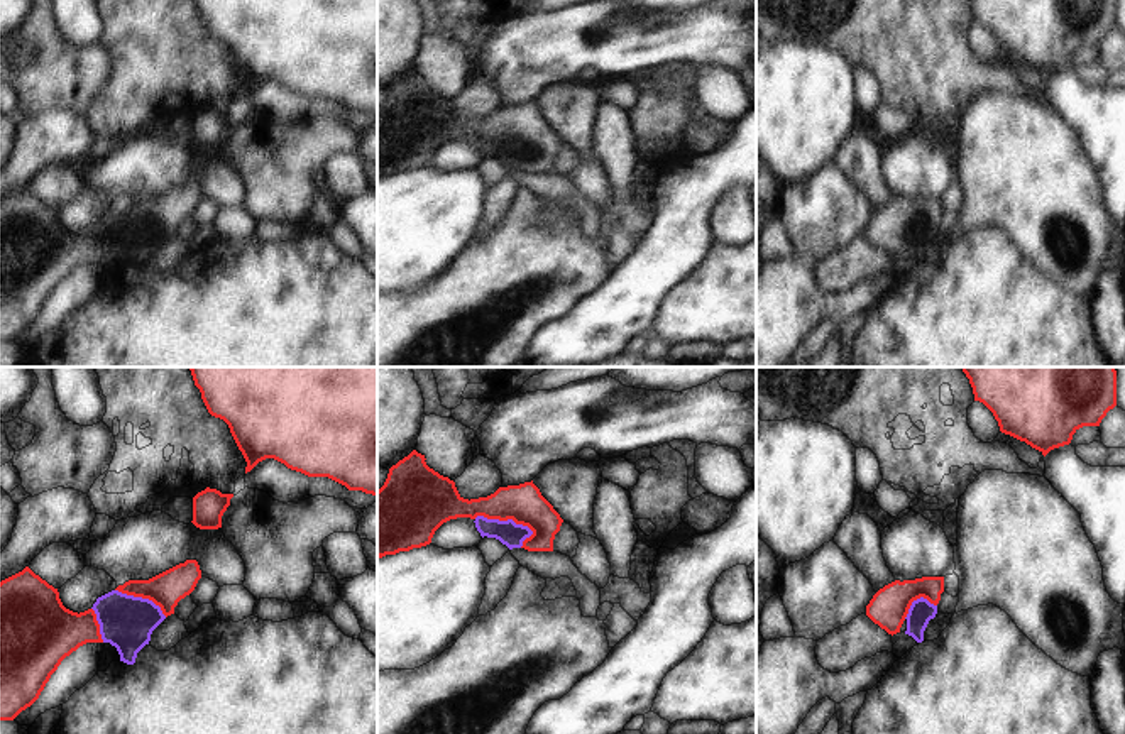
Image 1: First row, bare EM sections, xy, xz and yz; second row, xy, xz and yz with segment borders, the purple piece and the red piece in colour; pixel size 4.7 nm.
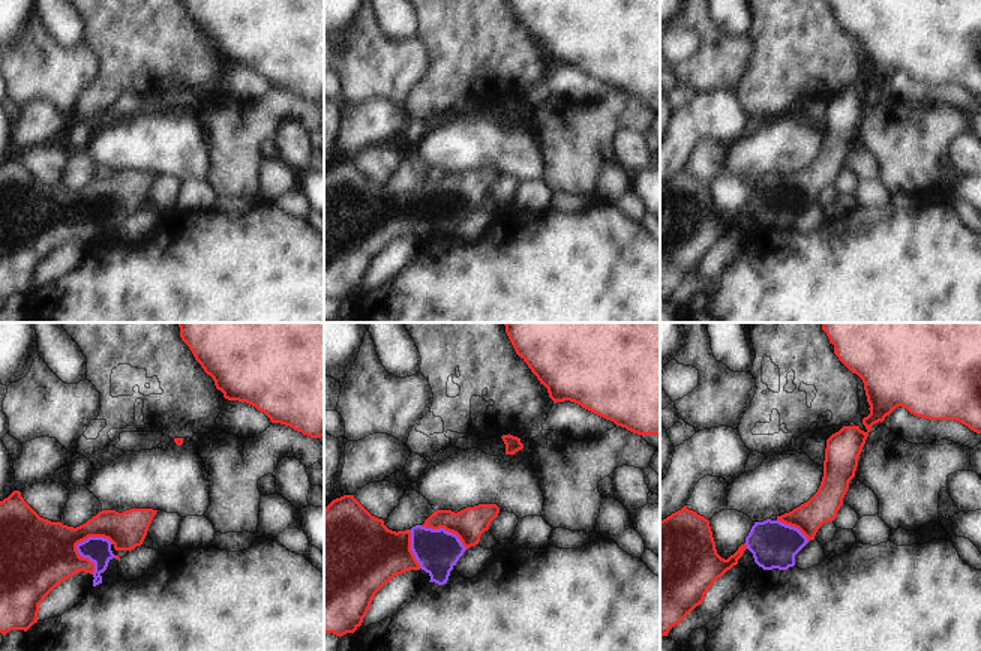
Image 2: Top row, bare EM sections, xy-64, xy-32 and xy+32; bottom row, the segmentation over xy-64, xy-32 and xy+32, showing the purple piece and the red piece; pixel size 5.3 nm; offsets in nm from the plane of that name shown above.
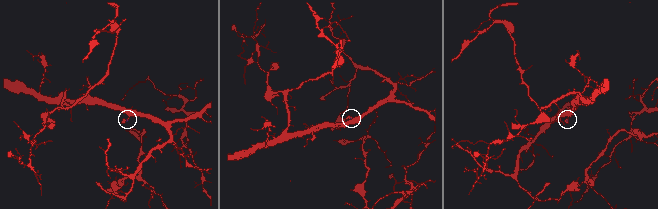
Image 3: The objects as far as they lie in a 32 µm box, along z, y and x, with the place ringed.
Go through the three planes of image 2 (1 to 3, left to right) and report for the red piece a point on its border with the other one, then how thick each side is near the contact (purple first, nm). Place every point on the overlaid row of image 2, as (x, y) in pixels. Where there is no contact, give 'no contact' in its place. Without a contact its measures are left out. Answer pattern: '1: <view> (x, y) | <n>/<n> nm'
1: xy-64 (77, 548) | 140/400 nm
2: xy-32 (444, 530) | 240/170 nm
3: xy+32 (794, 527) | 260/170 nm

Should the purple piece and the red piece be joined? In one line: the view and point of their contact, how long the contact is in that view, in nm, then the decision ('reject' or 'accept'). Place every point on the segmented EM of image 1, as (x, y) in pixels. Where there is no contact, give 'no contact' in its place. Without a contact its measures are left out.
xz (504, 521) | 300 nm | accept

